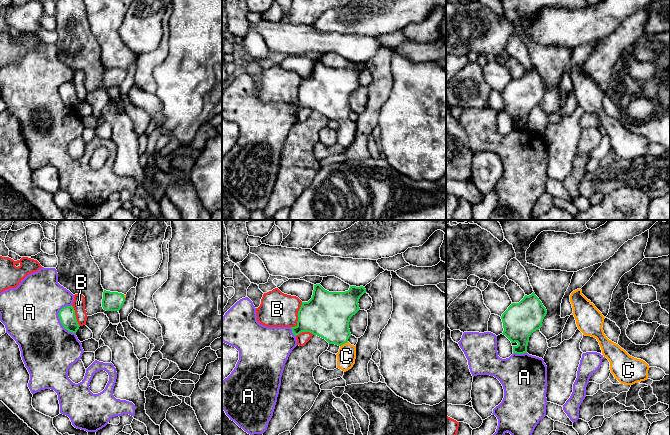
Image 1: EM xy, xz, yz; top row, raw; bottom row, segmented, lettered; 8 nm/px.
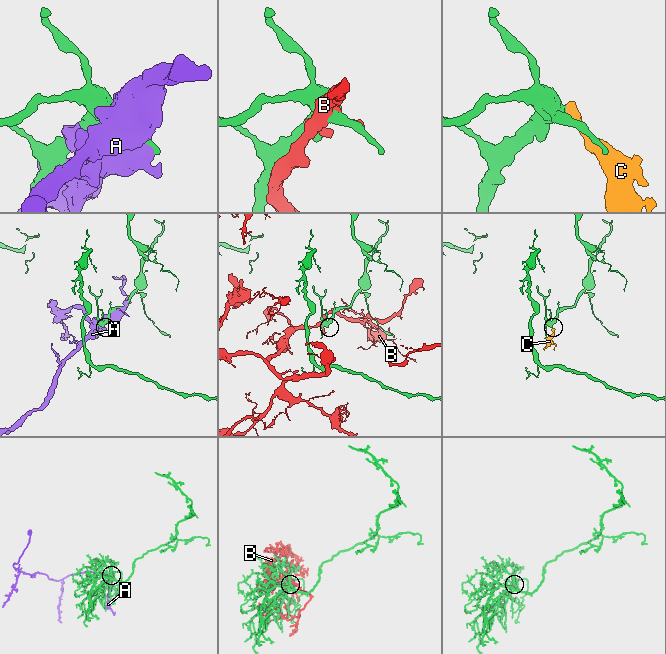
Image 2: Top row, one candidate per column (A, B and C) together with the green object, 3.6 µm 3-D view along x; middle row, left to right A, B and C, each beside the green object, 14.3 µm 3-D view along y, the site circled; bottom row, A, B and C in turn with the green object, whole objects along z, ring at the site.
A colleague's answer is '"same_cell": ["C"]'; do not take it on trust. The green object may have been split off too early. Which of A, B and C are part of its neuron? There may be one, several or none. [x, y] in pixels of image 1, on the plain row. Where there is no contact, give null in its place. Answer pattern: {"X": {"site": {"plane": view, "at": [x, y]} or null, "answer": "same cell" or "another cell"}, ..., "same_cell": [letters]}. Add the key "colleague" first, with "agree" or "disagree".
{"colleague": "agree", "A": {"site": {"plane": "xy", "at": [60, 97]}, "answer": "another cell"}, "B": {"site": {"plane": "xz", "at": [298, 92]}, "answer": "another cell"}, "C": {"site": {"plane": "xz", "at": [343, 119]}, "answer": "same cell"}, "same_cell": ["C"]}

